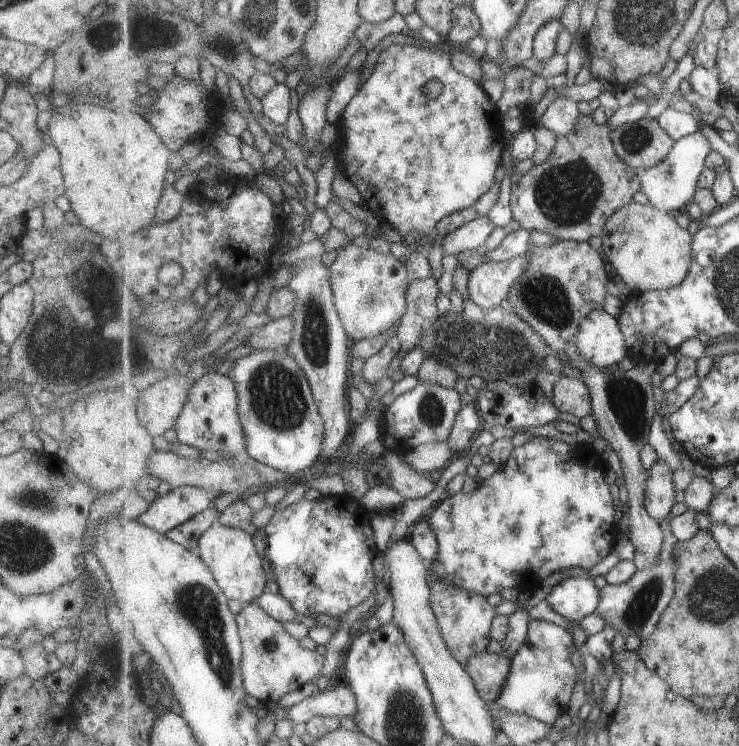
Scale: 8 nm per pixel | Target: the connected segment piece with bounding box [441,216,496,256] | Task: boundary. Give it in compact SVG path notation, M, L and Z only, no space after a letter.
M480 216L443 237L442 253L455 256L463 250L483 249L495 227L489 218Z

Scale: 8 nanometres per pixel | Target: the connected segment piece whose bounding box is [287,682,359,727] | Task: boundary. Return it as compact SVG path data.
M341 683L334 688L327 687L316 696L305 697L294 702L287 709L287 716L292 726L307 723L315 716L329 716L354 719L357 714L357 695L347 683Z

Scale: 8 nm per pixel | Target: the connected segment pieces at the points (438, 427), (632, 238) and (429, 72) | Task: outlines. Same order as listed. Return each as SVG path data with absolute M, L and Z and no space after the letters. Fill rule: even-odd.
M417 383L410 391L396 397L383 414L383 427L380 429L386 448L407 453L423 443L448 440L461 412L461 394L457 390L439 384Z
M633 201L617 210L604 226L604 233L601 238L603 252L616 269L622 282L627 283L631 288L632 293L673 288L685 280L685 276L689 274L691 269L694 234L681 228L673 214L657 210L651 203L645 205Z
M430 43L425 47L422 47L421 44L392 44L384 49L378 56L372 74L362 84L360 91L353 97L353 100L350 100L349 106L343 114L343 125L339 128L337 140L332 145L332 149L339 170L344 172L345 176L358 189L362 204L372 211L380 223L389 223L397 228L396 231L402 237L402 242L410 249L411 245L415 245L423 236L427 236L443 220L443 217L475 206L475 202L493 188L495 172L501 164L501 154L506 147L506 141L503 134L502 114L501 111L497 110L497 103L489 98L489 93L485 92L480 83L455 70L455 66L451 62L450 47L445 44L433 46ZM433 80L443 84L443 92L437 98L427 96L427 84Z

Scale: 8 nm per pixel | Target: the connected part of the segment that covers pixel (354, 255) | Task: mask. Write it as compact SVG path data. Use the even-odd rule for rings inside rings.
M351 242L339 248L331 267L331 286L335 306L352 342L381 336L395 324L403 321L407 313L407 292L410 292L407 266L392 253L382 254L362 243Z

